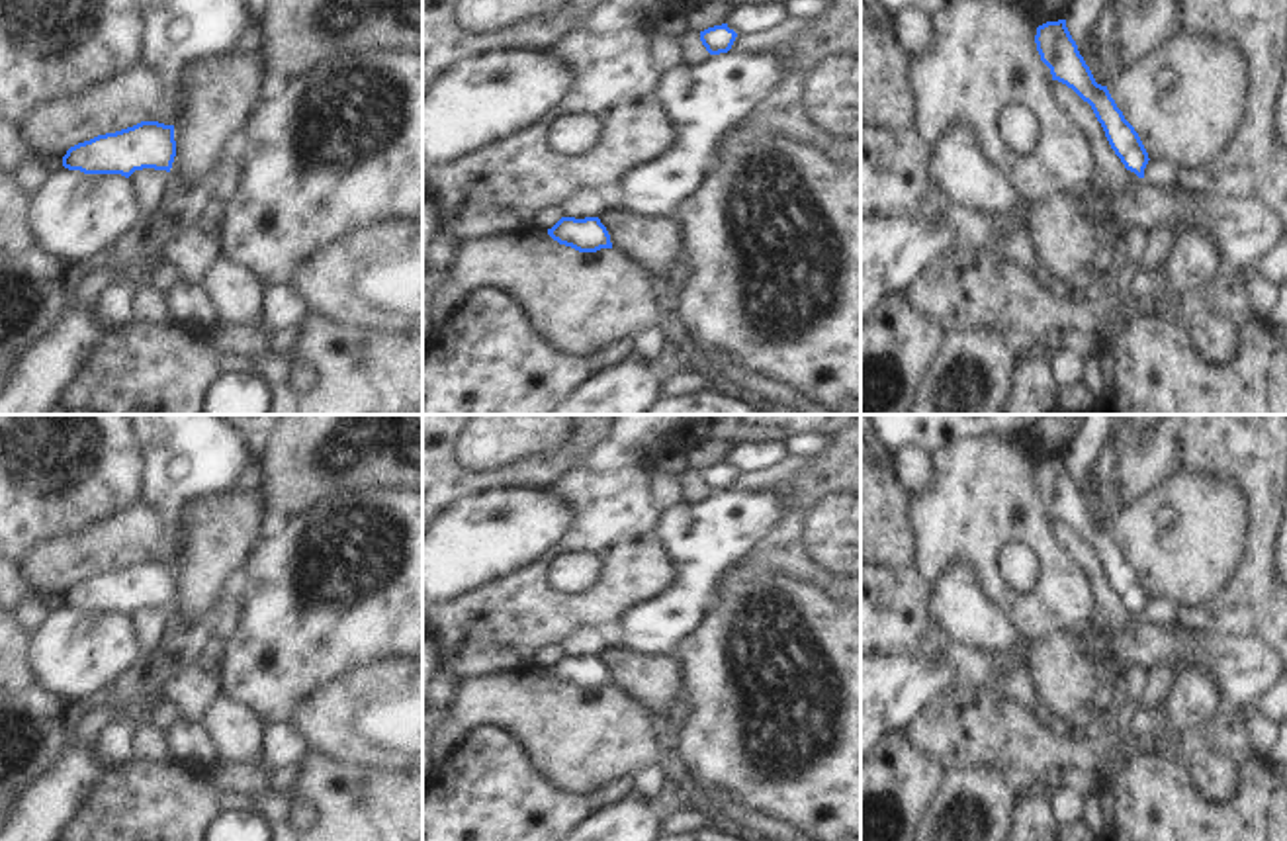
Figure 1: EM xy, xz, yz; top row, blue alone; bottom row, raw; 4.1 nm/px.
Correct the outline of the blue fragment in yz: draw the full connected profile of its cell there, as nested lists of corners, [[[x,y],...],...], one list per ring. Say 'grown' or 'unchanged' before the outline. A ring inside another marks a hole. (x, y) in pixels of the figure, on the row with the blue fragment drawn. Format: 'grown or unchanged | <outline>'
unchanged | [[[1066,20],[1039,25],[1035,43],[1041,61],[1050,68],[1052,80],[1066,84],[1091,106],[1111,149],[1121,158],[1125,168],[1134,172],[1138,178],[1144,178],[1144,168],[1150,160],[1148,153],[1134,127],[1117,108],[1107,86],[1095,82],[1066,27]]]

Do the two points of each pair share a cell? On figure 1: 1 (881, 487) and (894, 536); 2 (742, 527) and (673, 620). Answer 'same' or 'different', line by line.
1: same
2: same

